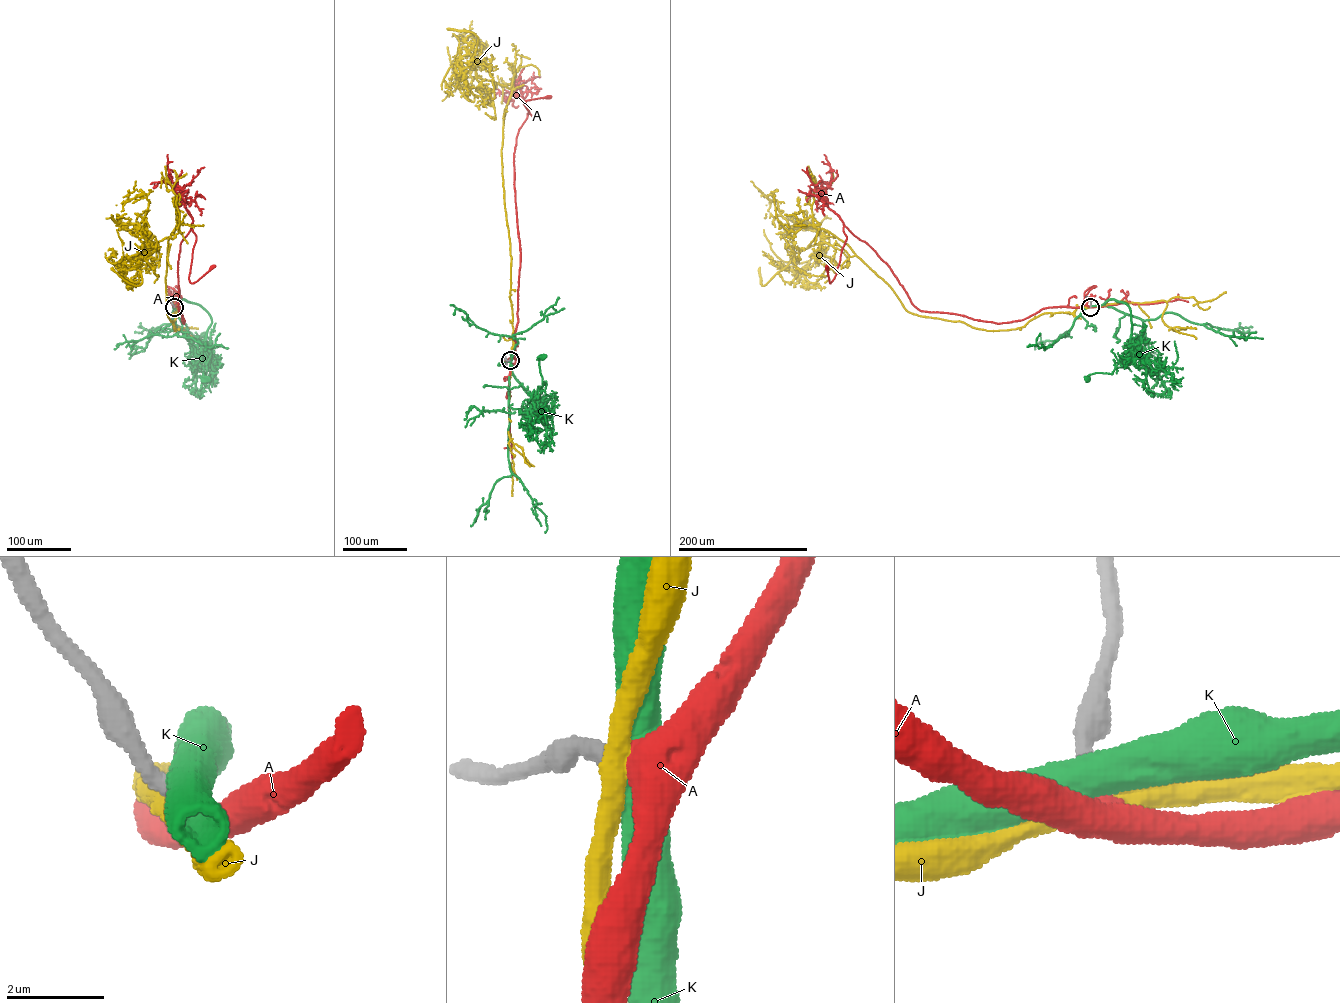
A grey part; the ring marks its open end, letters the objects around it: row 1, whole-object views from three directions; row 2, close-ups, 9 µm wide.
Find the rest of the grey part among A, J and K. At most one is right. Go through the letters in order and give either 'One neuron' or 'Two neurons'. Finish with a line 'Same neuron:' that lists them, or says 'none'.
A: One neuron
J: Two neurons
K: Two neurons
Same neuron: A

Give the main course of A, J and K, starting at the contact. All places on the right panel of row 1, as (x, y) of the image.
A: (1090, 307), (1045, 308), (998, 323), (920, 311), (890, 267), (844, 225), (846, 239), (830, 283), (827, 267)
J: (1090, 307), (996, 330), (912, 314), (827, 231), (819, 229), (794, 253), (778, 202), (751, 181)
K: (1090, 306), (1113, 299), (1127, 304), (1130, 311), (1132, 348), (1123, 354), (1112, 373), (1095, 373), (1087, 379)

